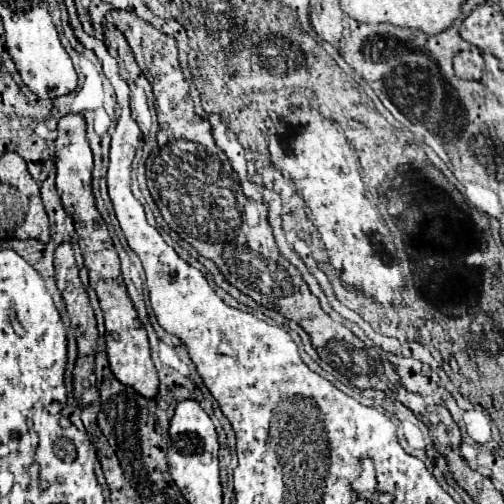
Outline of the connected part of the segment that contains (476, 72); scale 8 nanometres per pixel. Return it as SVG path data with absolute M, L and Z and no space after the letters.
M476 47L468 49L468 51L460 51L454 57L454 73L460 79L474 79L478 81L484 69L484 59L480 55L480 51Z

